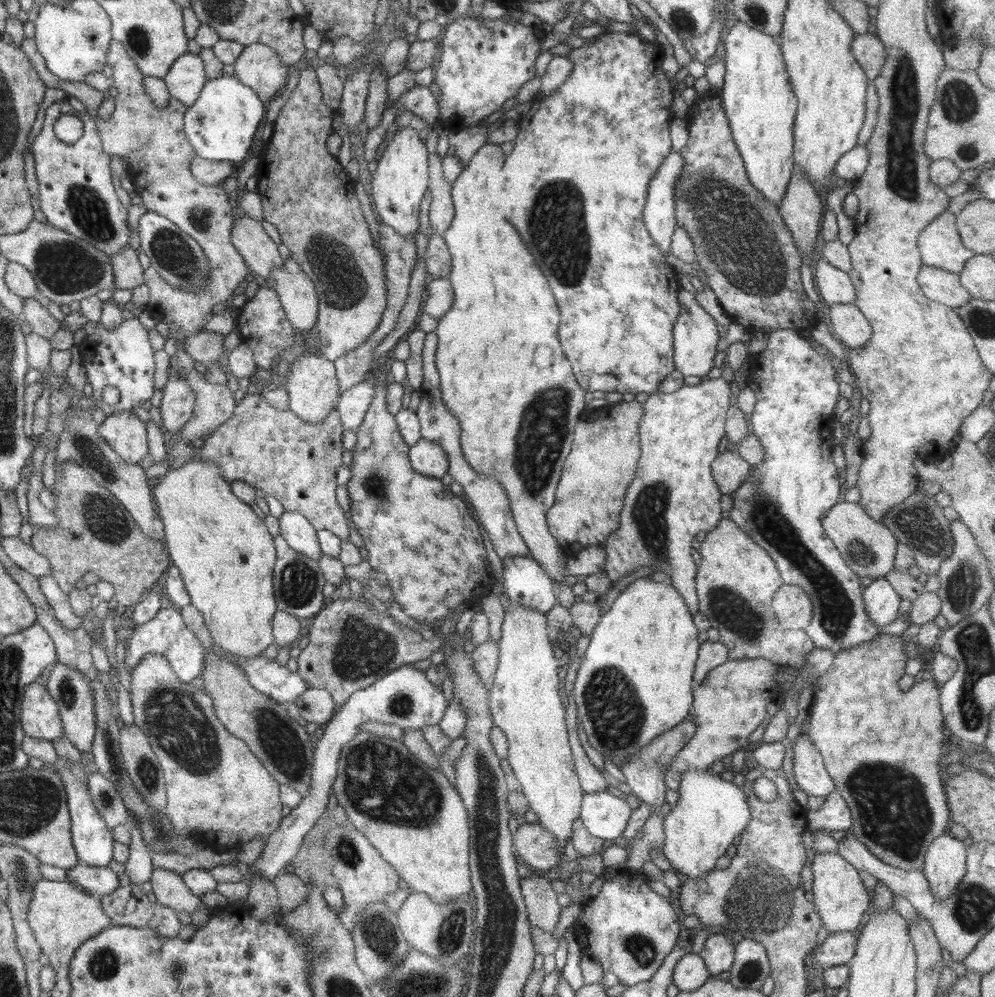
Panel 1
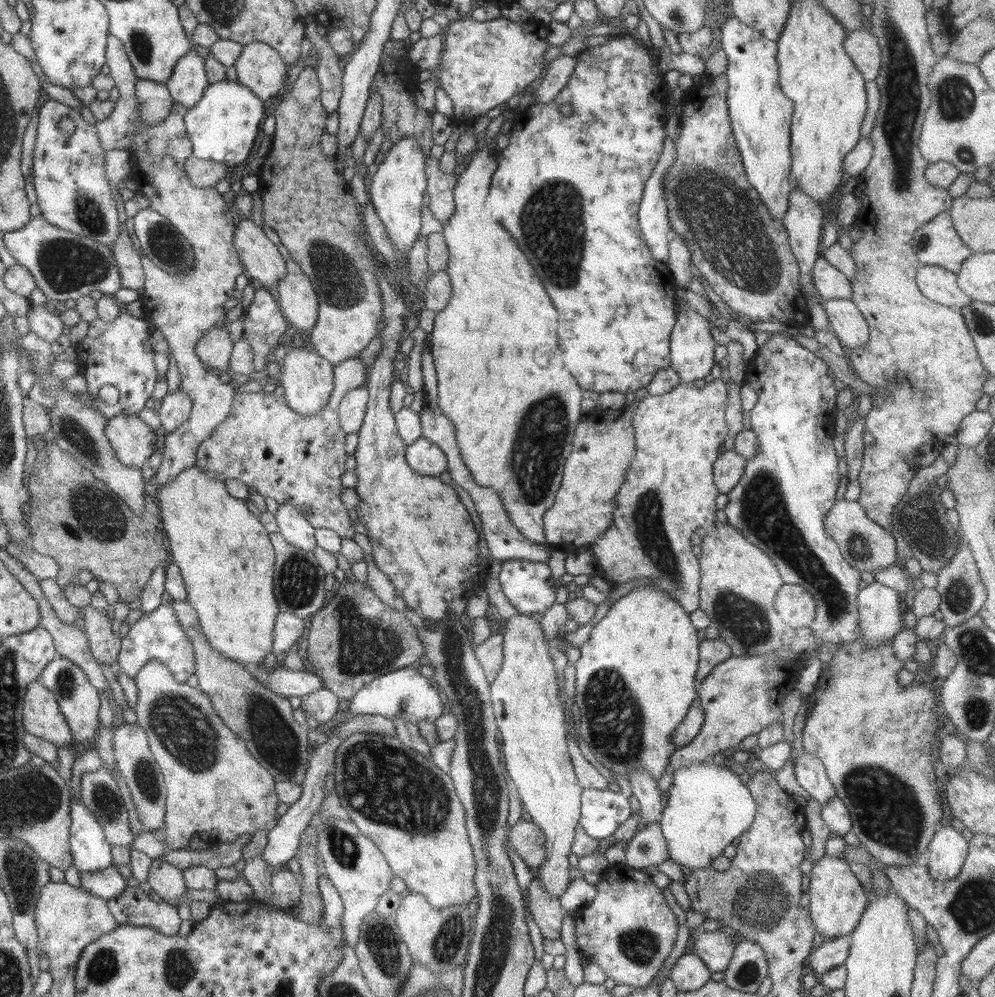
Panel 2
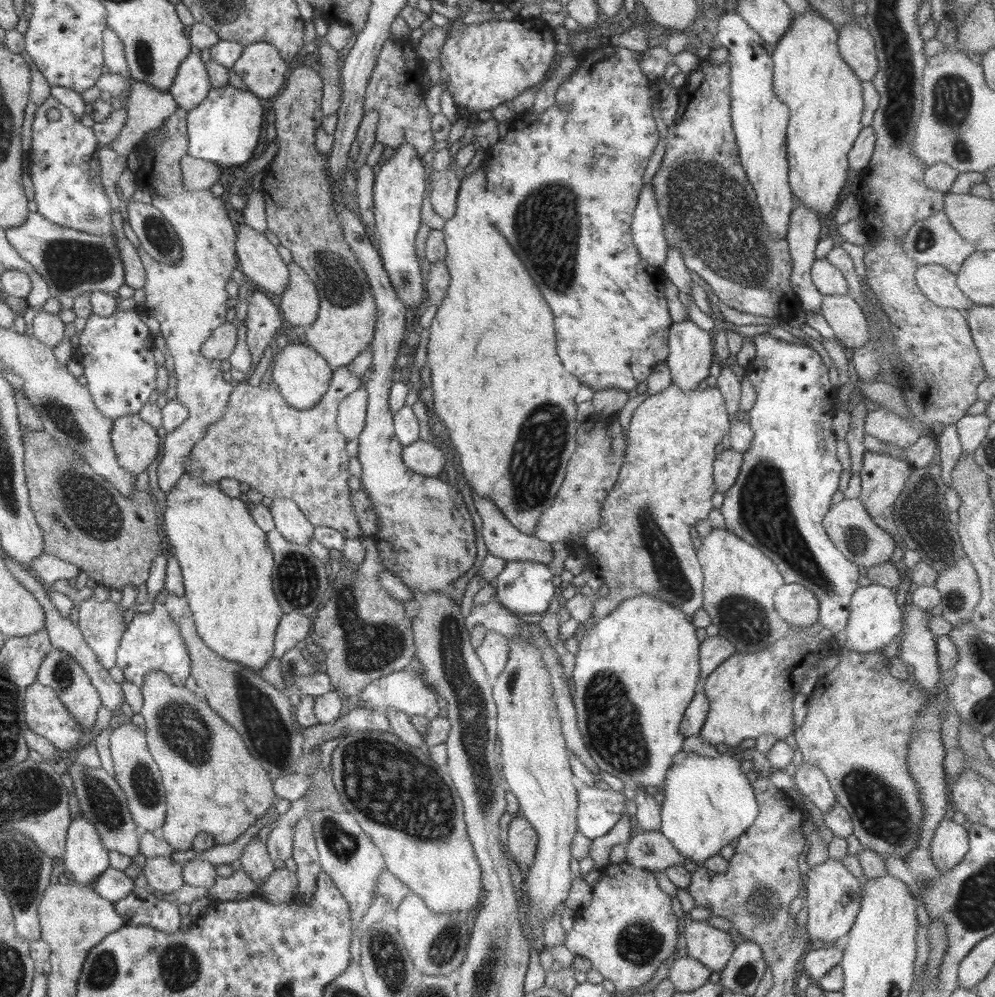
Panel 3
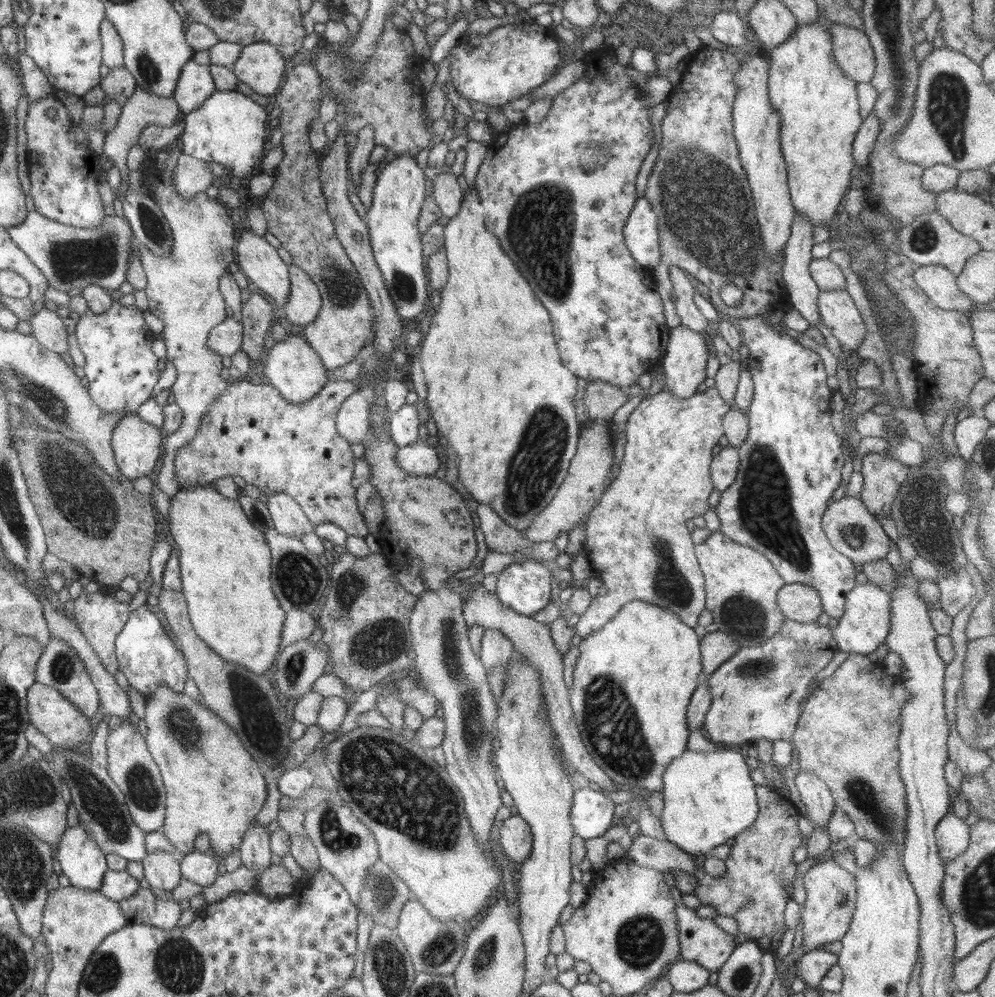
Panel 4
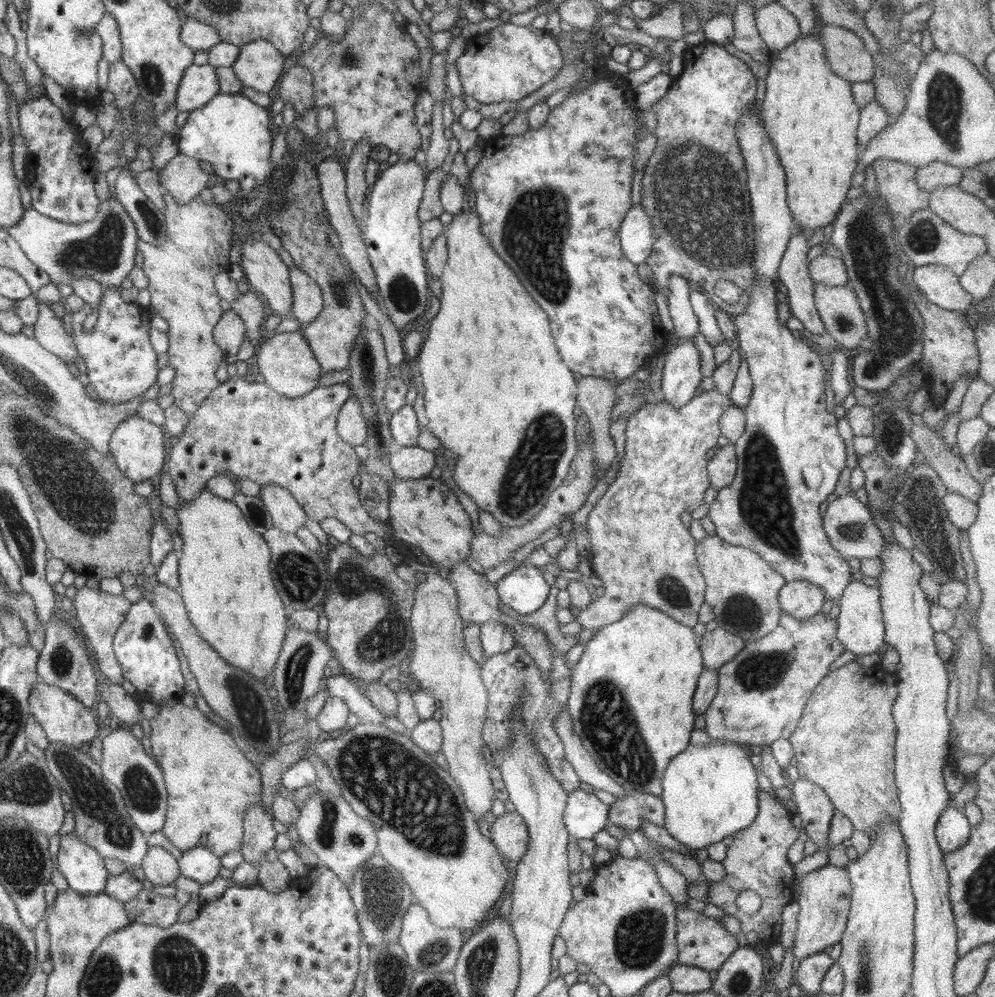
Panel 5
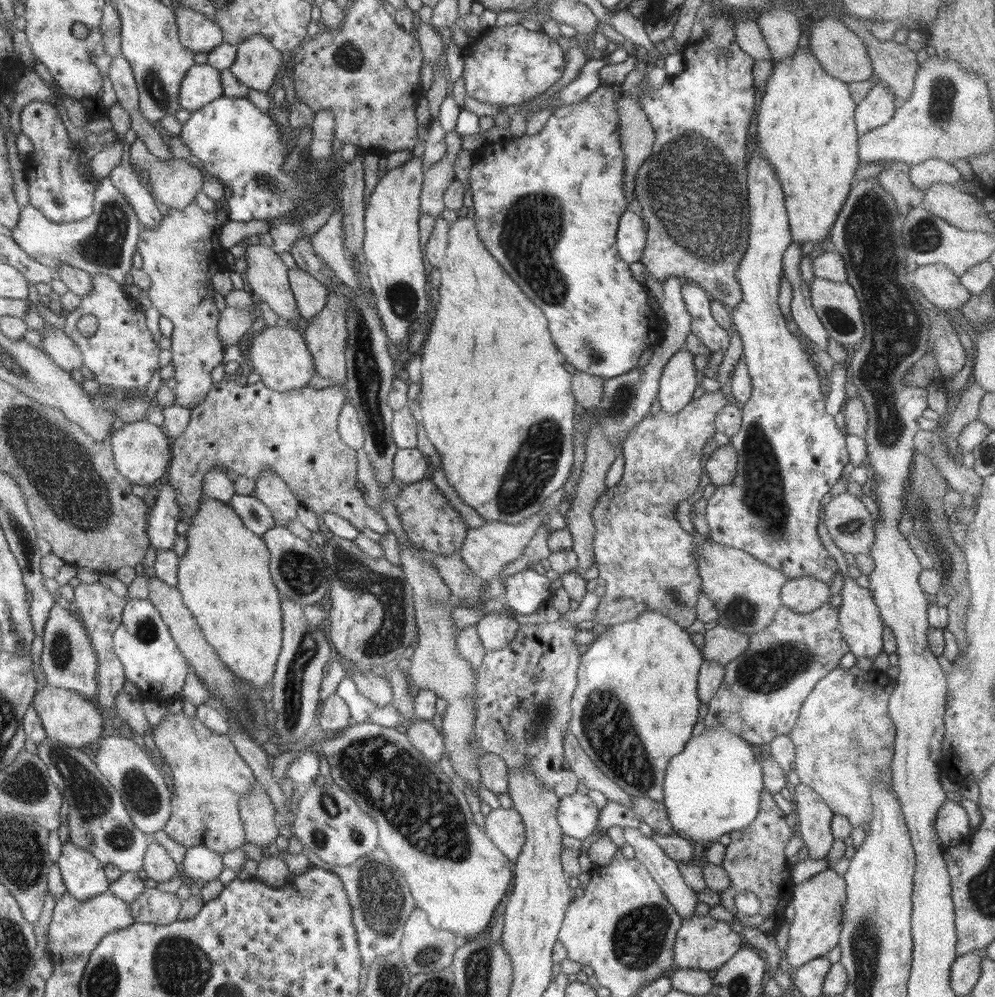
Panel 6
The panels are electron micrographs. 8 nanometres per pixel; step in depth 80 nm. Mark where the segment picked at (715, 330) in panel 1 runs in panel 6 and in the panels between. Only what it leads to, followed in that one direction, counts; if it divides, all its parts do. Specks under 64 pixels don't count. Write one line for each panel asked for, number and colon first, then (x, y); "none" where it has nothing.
2: (692, 348)
3: (690, 356)
4: (684, 362)
5: (681, 375)
6: (678, 381)

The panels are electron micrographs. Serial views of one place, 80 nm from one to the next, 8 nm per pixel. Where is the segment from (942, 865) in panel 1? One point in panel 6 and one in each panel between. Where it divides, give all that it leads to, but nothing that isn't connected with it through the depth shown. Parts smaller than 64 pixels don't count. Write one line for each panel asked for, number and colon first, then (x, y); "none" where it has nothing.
2: (948, 849)
3: (950, 843)
4: (952, 833)
5: (952, 830)
6: (951, 824)

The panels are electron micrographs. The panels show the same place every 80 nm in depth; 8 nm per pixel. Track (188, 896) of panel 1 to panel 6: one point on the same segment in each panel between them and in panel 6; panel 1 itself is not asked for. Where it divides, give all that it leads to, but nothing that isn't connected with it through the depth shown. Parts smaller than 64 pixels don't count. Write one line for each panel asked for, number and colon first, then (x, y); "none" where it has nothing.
2: (167, 881)
3: (163, 874)
4: (162, 870)
5: (160, 867)
6: (159, 865)

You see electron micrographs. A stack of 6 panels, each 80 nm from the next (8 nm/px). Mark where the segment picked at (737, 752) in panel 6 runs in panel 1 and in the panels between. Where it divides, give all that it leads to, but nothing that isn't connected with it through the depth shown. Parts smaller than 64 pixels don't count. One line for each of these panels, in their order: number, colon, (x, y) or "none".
1: (710, 812)
2: (708, 806)
3: (708, 802)
4: (709, 797)
5: (709, 792)

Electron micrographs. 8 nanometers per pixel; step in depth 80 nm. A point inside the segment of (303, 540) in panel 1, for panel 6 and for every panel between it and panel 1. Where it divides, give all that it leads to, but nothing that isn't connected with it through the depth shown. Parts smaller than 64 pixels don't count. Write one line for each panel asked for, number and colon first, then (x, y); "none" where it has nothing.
2: (293, 526)
3: (290, 522)
4: (288, 518)
5: (287, 515)
6: (269, 488)

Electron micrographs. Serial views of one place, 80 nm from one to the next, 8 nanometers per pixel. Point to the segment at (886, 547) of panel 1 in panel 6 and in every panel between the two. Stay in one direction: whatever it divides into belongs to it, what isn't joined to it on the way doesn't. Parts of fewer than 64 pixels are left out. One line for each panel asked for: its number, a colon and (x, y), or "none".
2: (865, 545)
3: (848, 524)
4: (853, 530)
5: (848, 524)
6: (850, 526)

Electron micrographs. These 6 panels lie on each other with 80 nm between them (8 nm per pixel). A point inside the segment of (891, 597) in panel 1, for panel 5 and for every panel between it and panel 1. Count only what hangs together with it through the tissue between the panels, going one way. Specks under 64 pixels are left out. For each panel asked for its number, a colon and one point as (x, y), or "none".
2: (880, 620)
3: (875, 620)
4: (865, 624)
5: (861, 629)

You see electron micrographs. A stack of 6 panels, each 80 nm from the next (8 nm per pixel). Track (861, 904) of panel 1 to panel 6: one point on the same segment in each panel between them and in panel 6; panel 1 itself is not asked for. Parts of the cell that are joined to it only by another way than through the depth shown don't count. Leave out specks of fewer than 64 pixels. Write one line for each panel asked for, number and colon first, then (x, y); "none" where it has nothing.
2: (837, 899)
3: (833, 894)
4: (831, 895)
5: (824, 898)
6: (819, 902)

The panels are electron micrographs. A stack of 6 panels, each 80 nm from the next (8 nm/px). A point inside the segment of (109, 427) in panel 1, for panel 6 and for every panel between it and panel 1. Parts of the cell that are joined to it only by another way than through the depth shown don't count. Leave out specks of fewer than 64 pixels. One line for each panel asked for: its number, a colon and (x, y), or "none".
2: (133, 441)
3: (135, 443)
4: (136, 444)
5: (138, 447)
6: (141, 453)

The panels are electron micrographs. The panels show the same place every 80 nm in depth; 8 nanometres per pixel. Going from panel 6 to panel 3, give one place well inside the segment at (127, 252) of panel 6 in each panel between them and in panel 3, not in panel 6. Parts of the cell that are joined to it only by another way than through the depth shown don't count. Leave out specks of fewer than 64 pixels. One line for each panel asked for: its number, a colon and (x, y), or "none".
3: (72, 262)
4: (70, 258)
5: (103, 249)

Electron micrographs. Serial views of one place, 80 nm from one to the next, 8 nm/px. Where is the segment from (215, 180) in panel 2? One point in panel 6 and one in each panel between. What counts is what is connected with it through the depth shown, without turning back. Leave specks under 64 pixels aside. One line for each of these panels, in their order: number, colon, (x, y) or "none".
3: (197, 174)
4: (191, 176)
5: (182, 177)
6: (175, 182)

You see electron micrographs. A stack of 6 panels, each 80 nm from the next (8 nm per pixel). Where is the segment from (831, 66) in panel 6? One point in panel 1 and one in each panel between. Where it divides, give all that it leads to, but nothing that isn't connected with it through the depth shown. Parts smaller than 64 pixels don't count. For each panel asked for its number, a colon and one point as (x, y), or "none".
1: (868, 50)
2: (861, 45)
3: (856, 46)
4: (852, 49)
5: (845, 51)

